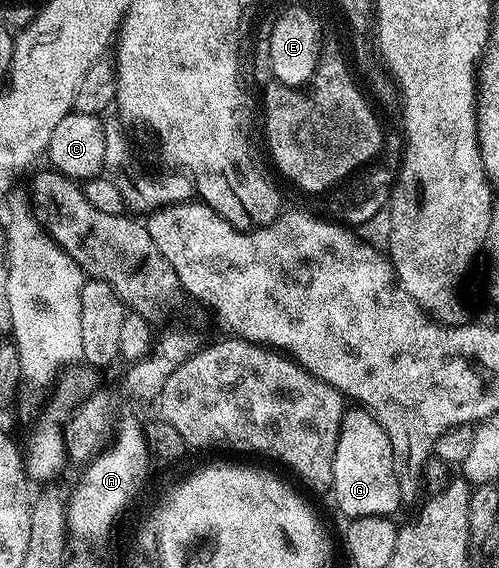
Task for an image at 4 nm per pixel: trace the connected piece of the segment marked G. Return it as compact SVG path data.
M358 406L344 411L339 427L339 441L333 458L333 482L331 492L335 504L347 515L389 516L401 508L397 474L393 470L393 450L389 446L389 434L371 417L371 413Z

